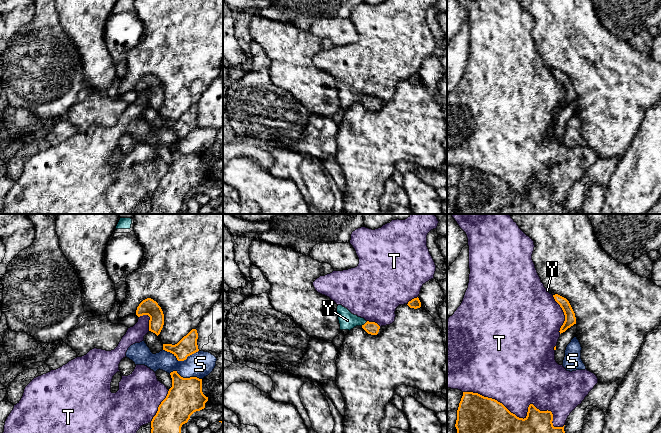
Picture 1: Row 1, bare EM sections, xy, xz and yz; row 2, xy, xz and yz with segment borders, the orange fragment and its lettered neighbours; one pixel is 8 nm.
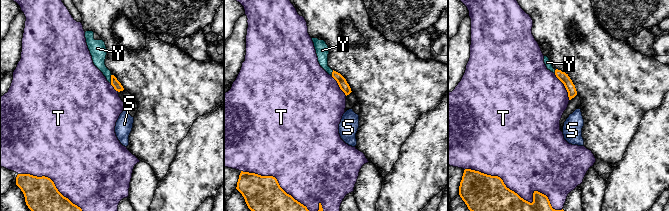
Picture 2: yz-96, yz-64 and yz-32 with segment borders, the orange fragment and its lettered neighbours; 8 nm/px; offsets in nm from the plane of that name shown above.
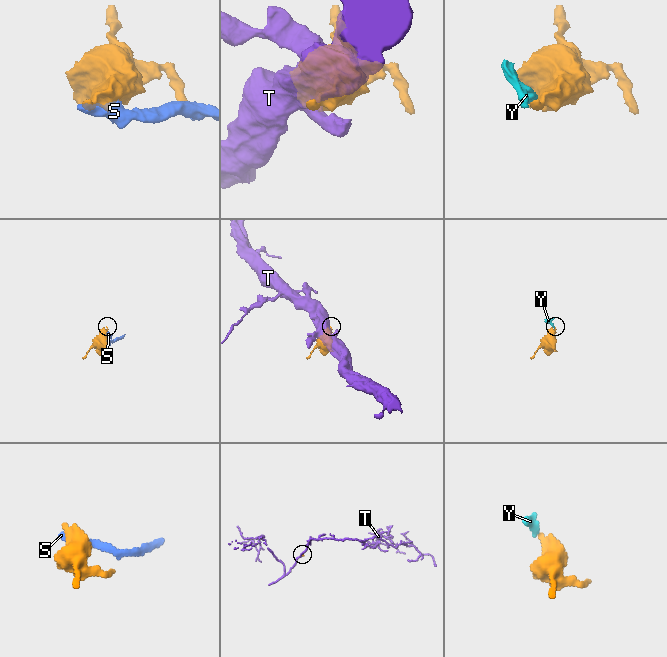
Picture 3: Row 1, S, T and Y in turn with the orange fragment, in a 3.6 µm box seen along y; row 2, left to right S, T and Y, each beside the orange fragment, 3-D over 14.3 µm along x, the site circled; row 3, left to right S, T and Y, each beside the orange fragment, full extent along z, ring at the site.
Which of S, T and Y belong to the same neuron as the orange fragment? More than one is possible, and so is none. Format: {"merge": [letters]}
{"merge": ["Y"]}

